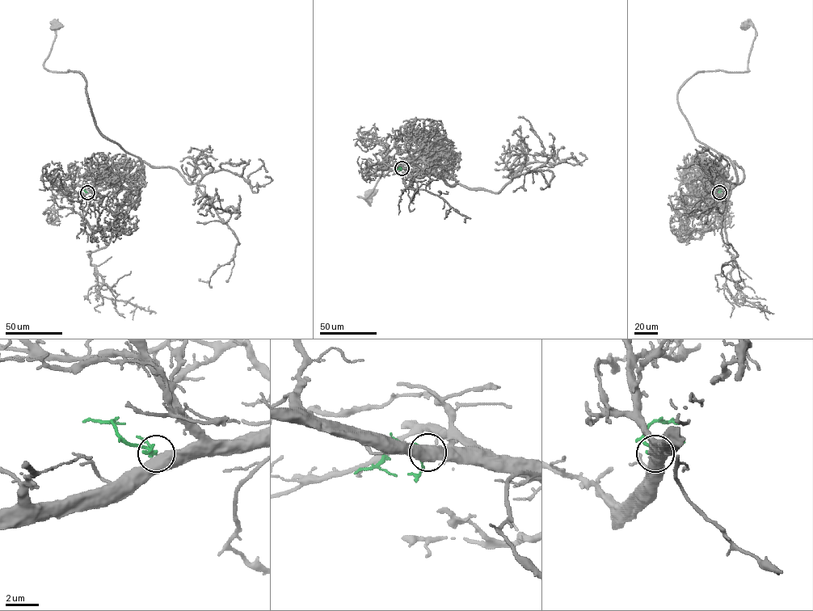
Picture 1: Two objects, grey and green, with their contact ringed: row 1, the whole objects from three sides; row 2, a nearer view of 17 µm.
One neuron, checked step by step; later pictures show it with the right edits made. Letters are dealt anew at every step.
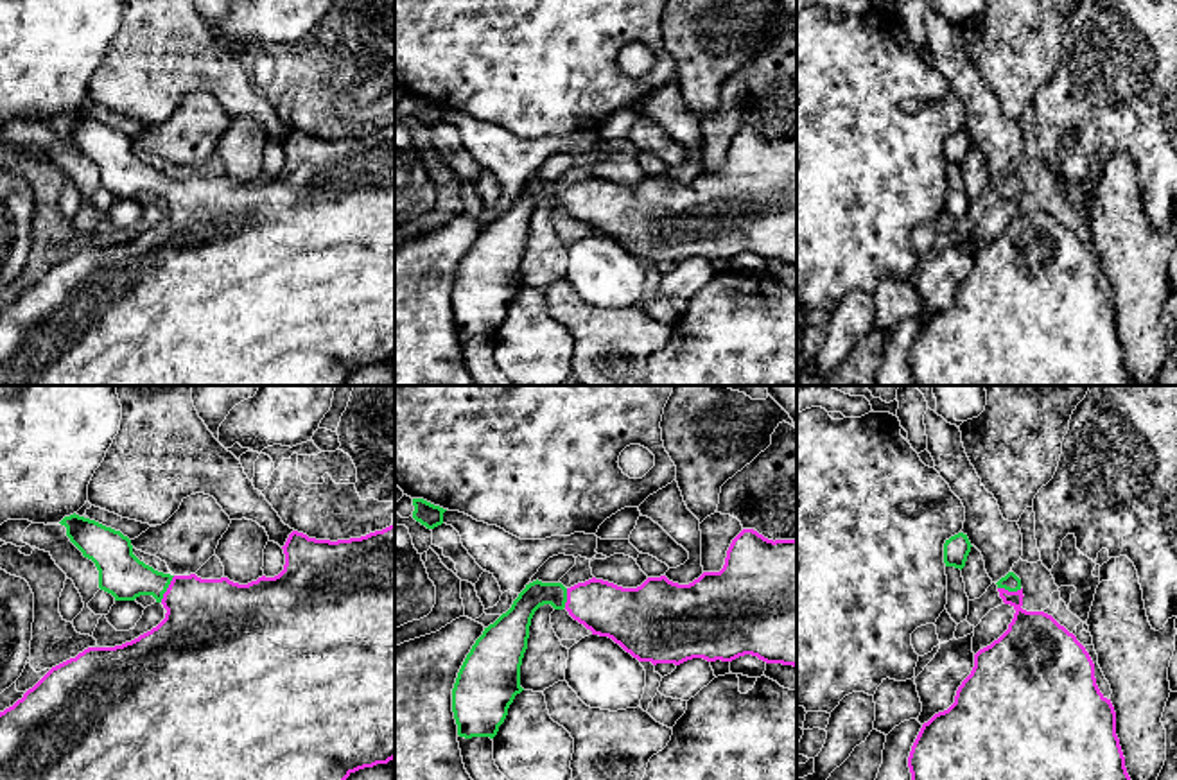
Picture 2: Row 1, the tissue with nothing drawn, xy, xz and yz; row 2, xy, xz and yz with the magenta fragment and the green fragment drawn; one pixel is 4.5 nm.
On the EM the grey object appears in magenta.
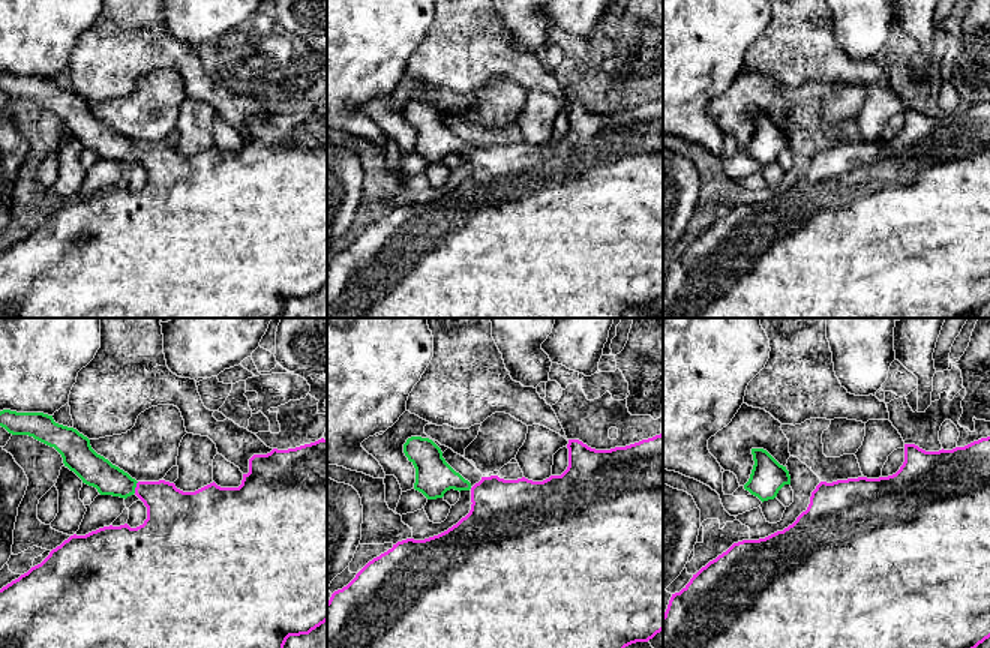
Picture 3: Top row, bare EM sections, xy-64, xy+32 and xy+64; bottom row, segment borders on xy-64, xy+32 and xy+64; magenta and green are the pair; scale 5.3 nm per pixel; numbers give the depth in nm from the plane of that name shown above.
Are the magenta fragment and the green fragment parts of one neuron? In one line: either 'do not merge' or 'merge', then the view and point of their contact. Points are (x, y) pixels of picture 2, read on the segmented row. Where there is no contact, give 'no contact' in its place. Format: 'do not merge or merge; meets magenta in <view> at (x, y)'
merge; meets magenta in xy at (167, 589)

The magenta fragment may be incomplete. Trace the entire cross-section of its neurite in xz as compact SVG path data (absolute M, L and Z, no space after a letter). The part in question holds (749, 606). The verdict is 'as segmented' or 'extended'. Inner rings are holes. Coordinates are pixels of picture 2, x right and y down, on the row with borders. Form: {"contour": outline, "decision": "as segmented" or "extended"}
{"contour": "M743 529L730 543L719 572L703 572L689 585L666 576L648 577L637 588L588 579L565 588L562 583L533 581L511 608L484 628L466 654L454 689L452 712L458 735L493 739L520 687L520 665L527 649L535 611L551 604L567 610L592 635L608 637L639 662L680 665L693 658L732 662L752 654L766 663L797 667L797 540L768 540Z", "decision": "extended"}

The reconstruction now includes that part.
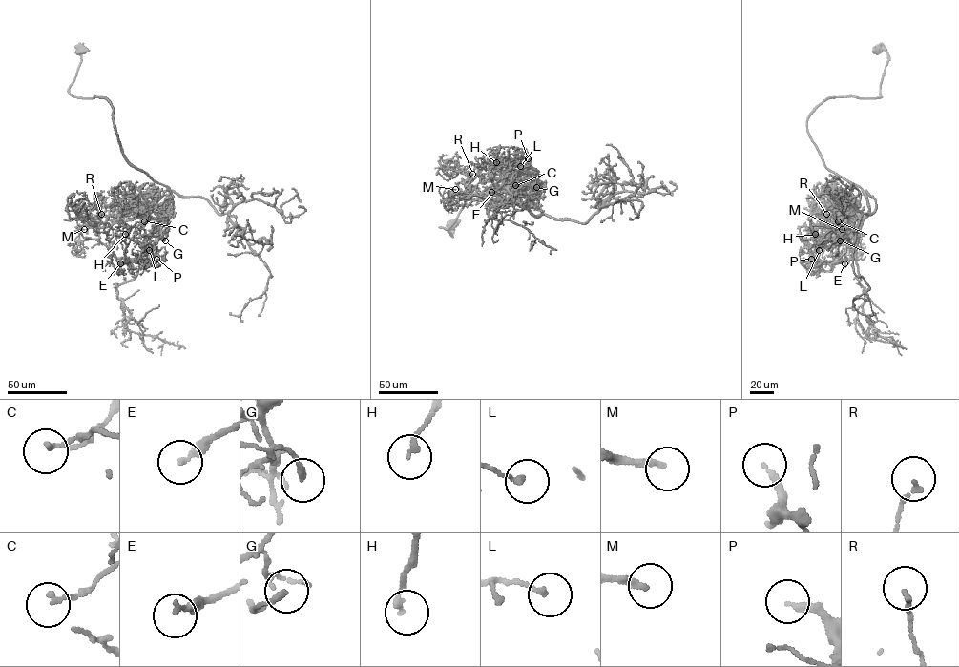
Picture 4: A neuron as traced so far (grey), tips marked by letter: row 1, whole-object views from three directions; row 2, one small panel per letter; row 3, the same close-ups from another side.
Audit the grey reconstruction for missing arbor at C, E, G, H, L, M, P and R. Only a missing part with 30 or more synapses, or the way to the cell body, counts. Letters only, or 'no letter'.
M

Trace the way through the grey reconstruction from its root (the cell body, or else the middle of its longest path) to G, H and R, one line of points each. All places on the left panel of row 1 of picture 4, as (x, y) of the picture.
G: (81, 51), (69, 93), (104, 97), (113, 109), (125, 158), (170, 189), (165, 210), (148, 236), (165, 240)
H: (81, 51), (69, 93), (104, 97), (125, 158), (170, 189), (153, 231), (141, 243), (134, 227), (125, 234)
R: (81, 51), (69, 93), (104, 97), (125, 158), (170, 191), (167, 208), (156, 218), (93, 226), (101, 214)

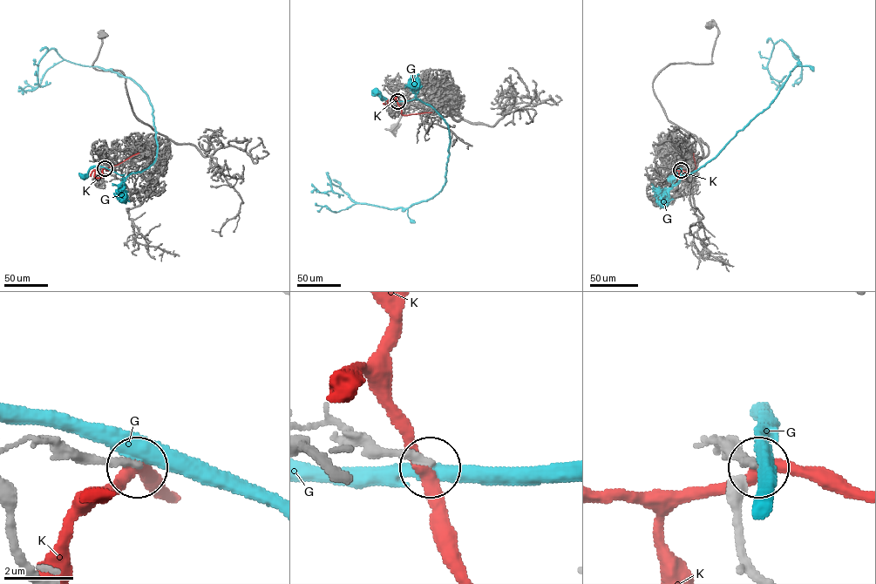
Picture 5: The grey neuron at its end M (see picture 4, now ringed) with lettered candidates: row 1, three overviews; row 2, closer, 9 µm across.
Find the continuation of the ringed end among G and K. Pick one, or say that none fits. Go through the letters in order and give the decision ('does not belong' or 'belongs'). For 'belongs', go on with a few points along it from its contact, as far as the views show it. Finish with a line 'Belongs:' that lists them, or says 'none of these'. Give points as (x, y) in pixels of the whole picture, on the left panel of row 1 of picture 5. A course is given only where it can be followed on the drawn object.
G: does not belong
K: does not belong
Belongs: none of these

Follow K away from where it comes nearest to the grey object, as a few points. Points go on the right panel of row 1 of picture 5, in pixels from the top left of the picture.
K: (681, 170), (688, 173), (696, 168), (693, 153)

